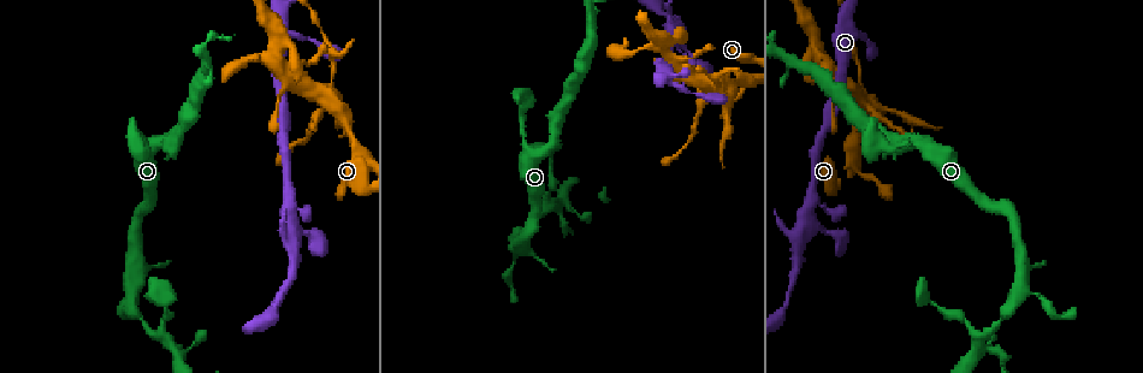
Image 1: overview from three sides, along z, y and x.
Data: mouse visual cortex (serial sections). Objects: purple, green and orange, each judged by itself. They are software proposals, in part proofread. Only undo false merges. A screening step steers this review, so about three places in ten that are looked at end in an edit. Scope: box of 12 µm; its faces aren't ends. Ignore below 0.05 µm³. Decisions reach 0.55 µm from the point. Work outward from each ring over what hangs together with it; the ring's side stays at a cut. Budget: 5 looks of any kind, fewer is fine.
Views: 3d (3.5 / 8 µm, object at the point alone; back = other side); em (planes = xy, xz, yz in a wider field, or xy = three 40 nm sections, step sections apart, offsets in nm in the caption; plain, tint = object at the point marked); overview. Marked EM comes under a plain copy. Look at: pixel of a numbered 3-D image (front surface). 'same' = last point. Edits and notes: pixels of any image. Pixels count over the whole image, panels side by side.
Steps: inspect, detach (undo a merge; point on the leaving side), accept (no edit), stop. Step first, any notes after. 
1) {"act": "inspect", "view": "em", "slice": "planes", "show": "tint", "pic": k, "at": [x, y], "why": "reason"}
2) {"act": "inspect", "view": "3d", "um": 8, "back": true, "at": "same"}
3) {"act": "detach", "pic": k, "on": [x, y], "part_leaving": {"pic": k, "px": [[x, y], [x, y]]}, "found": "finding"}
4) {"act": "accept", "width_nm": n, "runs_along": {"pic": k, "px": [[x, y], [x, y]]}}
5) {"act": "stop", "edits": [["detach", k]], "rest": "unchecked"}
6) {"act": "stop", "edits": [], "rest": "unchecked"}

{"act": "inspect", "view": "3d", "um": 3.5, "pic": 1, "at": [716, 87], "why": "sudden change in width"}

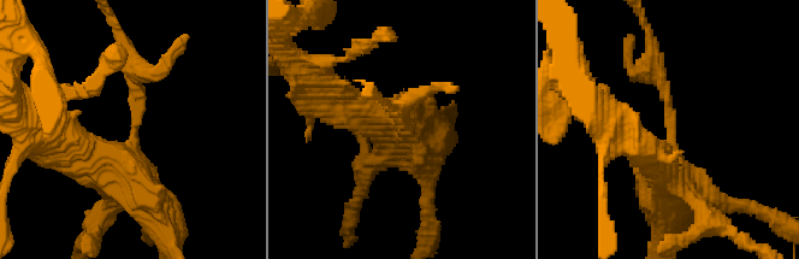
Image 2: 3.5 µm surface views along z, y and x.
{"act": "inspect", "view": "em", "slice": "planes", "show": "tint", "pic": 2, "at": [138, 124], "arm_widths_nm": [200, 500]}

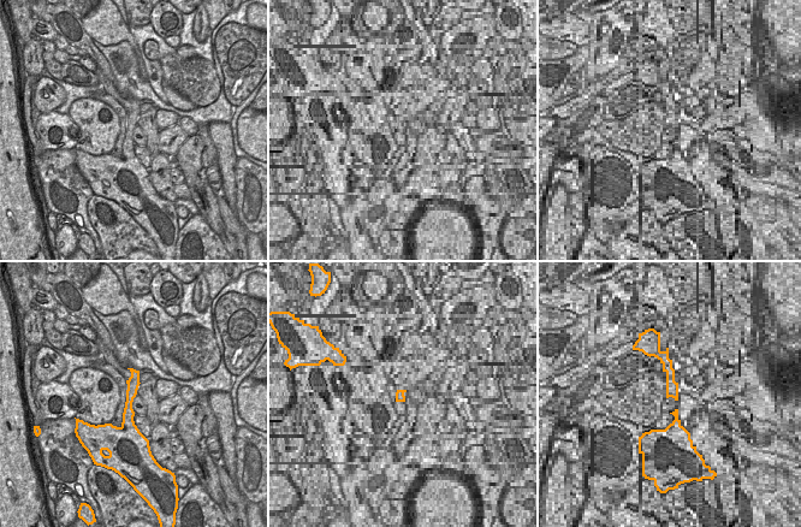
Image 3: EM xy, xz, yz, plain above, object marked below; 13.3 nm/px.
{"act": "detach", "pic": 2, "on": [662, 87], "width_nm": 160, "part_leaving": {"pic": 2, "px": [[670, 125], [646, 29]]}, "found": "two cells meet here"}

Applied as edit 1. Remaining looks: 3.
{"act": "inspect", "view": "3d", "um": 3.5, "pic": 1, "at": [804, 230], "why": "thin neck"}

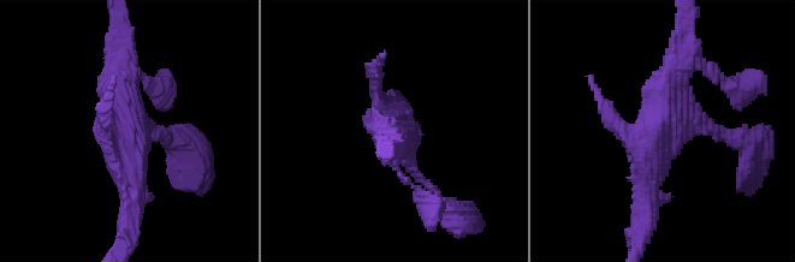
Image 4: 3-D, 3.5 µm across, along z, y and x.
{"act": "inspect", "view": "em", "slice": "xy", "step": 2, "show": "tint", "pic": 4, "at": [668, 128], "why": "need the tissue"}

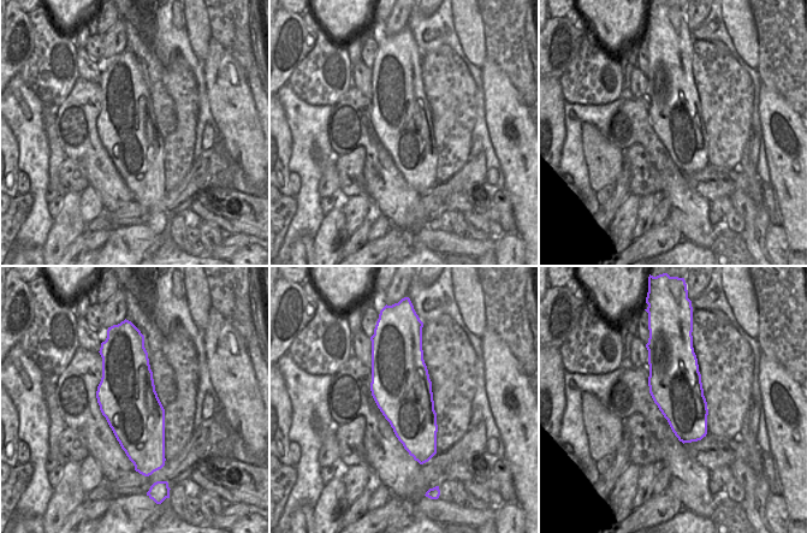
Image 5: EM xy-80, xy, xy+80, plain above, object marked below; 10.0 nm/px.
{"act": "accept", "width_nm": 600, "runs_along": {"pic": 4, "px": [[682, 52], [645, 207]]}, "found": "continuous, no second cell"}

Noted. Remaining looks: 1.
{"act": "stop", "edits": [["detach", 2]], "rest": "unchecked"}

